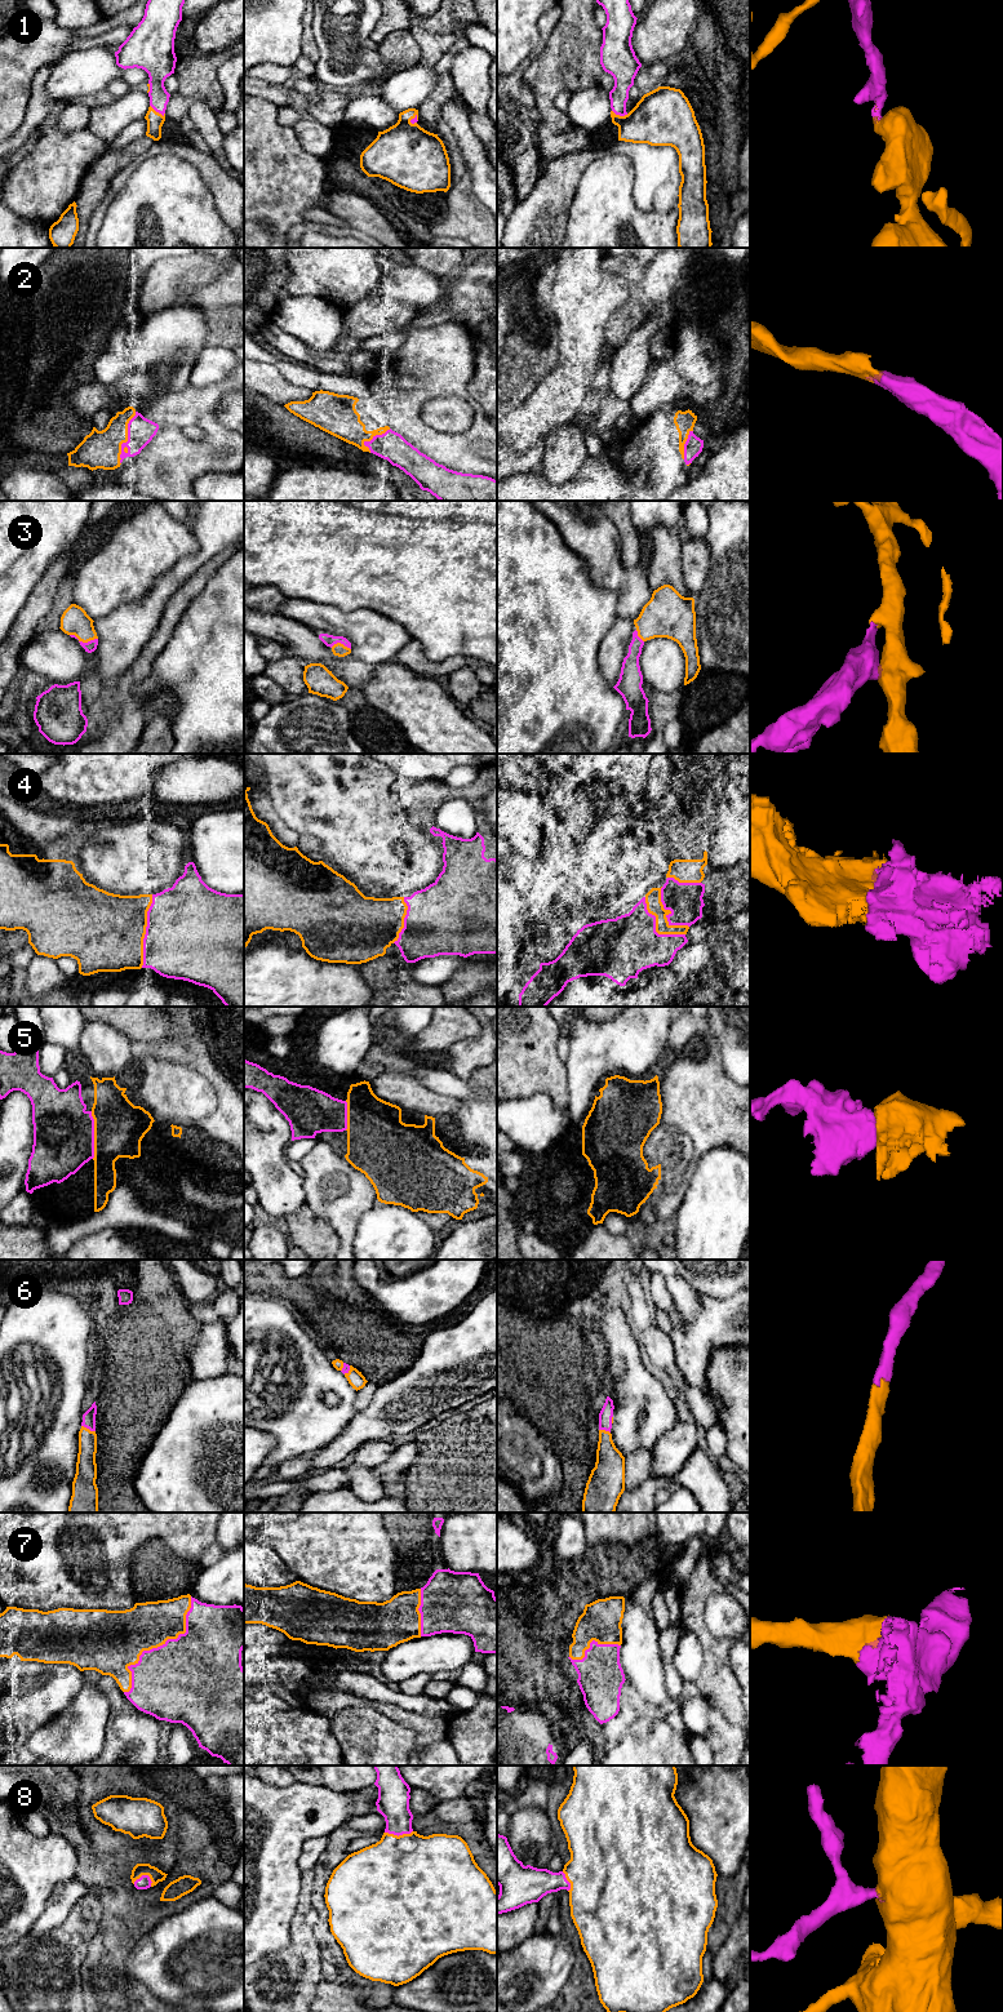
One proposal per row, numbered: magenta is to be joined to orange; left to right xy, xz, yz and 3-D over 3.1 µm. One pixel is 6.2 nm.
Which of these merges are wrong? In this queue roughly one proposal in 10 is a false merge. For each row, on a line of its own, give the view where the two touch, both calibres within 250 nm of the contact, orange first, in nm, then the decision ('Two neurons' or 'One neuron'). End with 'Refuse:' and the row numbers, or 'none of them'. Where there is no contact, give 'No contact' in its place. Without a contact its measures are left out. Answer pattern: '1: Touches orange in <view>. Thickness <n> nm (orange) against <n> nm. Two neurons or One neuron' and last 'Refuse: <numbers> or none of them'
1: Touches orange in xy. Thickness 110 nm (orange) against 120 nm. One neuron
2: Touches orange in xy. Thickness 240 nm (orange) against 160 nm. One neuron
3: Touches orange in xy. Thickness 170 nm (orange) against 70 nm. One neuron
4: Touches orange in xy. Thickness 480 nm (orange) against 500 nm. One neuron
5: Touches orange in xy. Thickness 320 nm (orange) against 380 nm. One neuron
6: Touches orange in xy. Thickness 130 nm (orange) against 80 nm. One neuron
7: Touches orange in xy. Thickness 340 nm (orange) against 480 nm. One neuron
8: Touches orange in xz. Thickness 500 nm (orange) against 200 nm. One neuron
Refuse: none of them

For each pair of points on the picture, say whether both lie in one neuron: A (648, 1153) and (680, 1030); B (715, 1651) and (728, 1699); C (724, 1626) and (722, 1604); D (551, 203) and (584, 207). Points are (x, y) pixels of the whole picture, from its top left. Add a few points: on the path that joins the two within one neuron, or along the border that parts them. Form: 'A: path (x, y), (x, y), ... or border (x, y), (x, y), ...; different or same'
A: path (673, 1122), (680, 1114), (680, 1061); same
B: path (717, 1662), (717, 1680), (723, 1687); same
C: path (724, 1621), (722, 1609); same
D: border (581, 177), (569, 207), (564, 234); different

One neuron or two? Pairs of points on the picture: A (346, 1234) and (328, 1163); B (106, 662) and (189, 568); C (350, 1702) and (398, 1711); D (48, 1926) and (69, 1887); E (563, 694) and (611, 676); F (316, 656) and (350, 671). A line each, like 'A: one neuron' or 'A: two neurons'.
A: one neuron
B: one neuron
C: one neuron
D: one neuron
E: two neurons
F: one neuron

